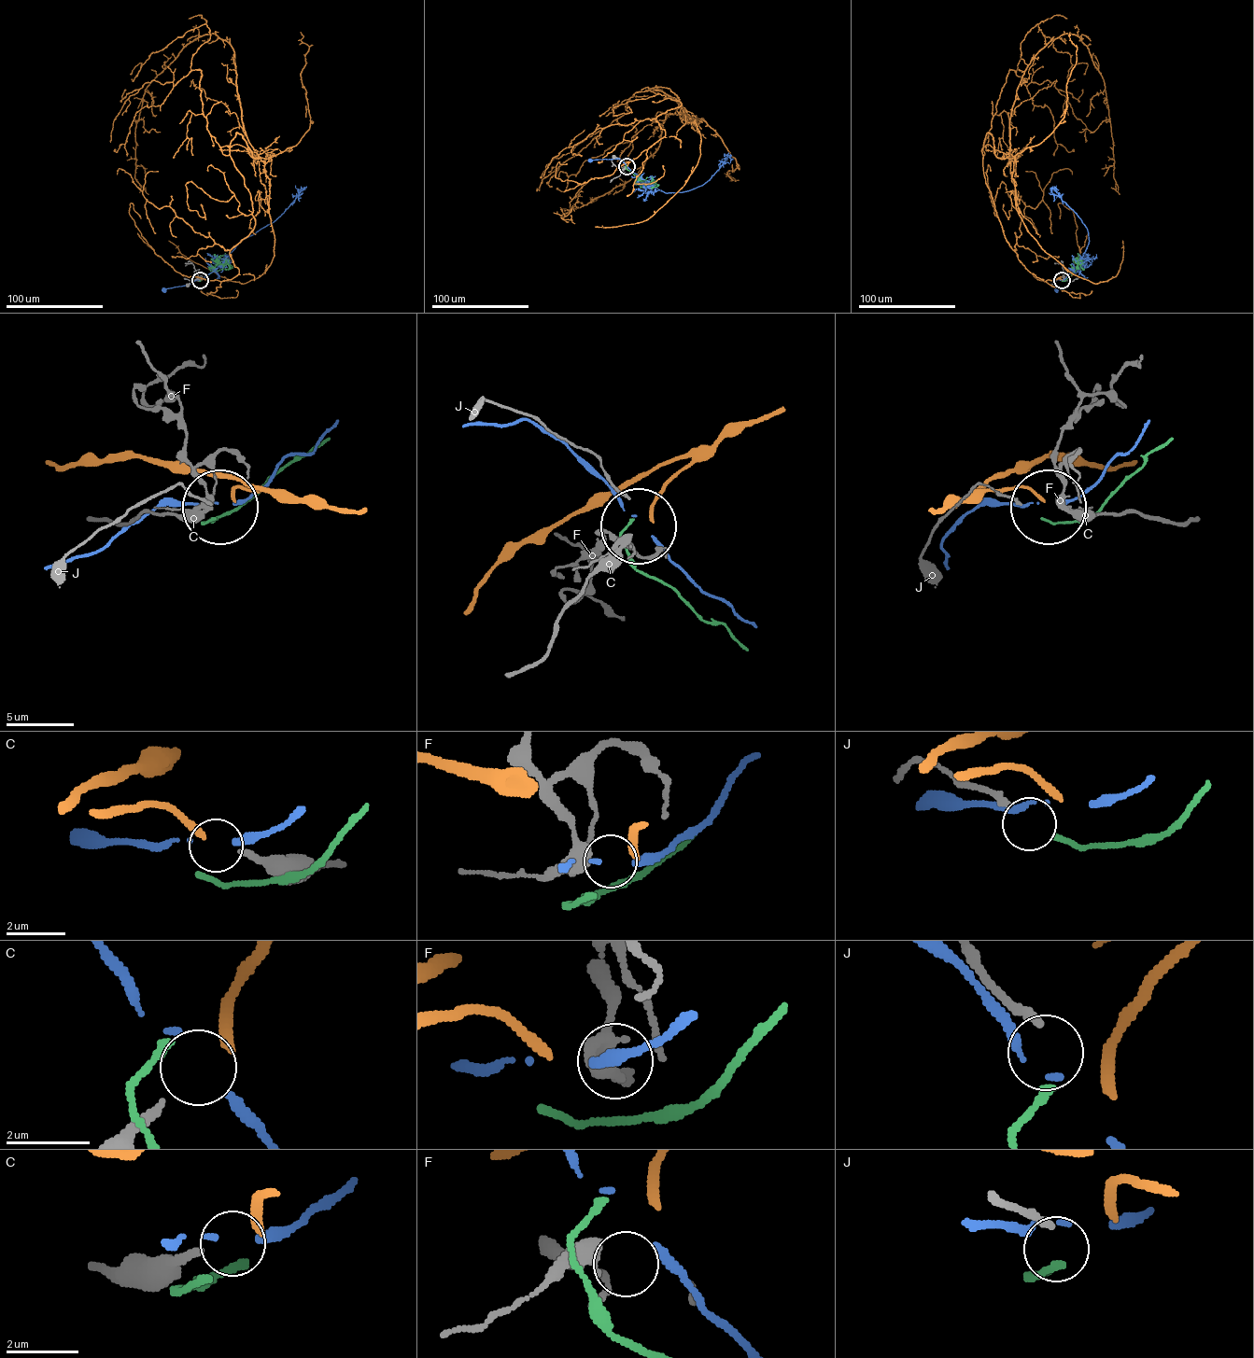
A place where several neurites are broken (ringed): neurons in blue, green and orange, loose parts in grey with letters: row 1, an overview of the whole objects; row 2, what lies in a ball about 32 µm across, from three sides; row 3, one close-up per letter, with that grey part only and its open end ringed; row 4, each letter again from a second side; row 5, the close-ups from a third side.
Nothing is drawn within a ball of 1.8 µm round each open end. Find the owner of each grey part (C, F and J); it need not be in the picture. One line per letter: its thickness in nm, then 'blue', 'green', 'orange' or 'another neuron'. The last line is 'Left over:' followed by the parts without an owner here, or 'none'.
C: 220 nm | orange
F: 440 nm | another neuron
J: 200 nm | green
Left over: F

